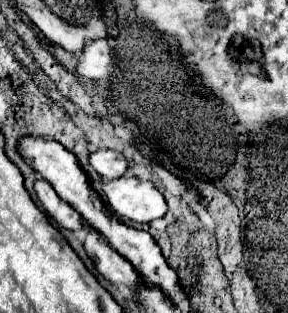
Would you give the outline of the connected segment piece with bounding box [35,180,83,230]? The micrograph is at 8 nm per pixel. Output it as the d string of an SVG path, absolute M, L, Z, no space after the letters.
M37 180L35 182L35 192L39 202L43 204L45 212L61 226L67 230L81 230L83 228L83 218L65 202L57 196L57 192L53 190L53 186L45 180Z

